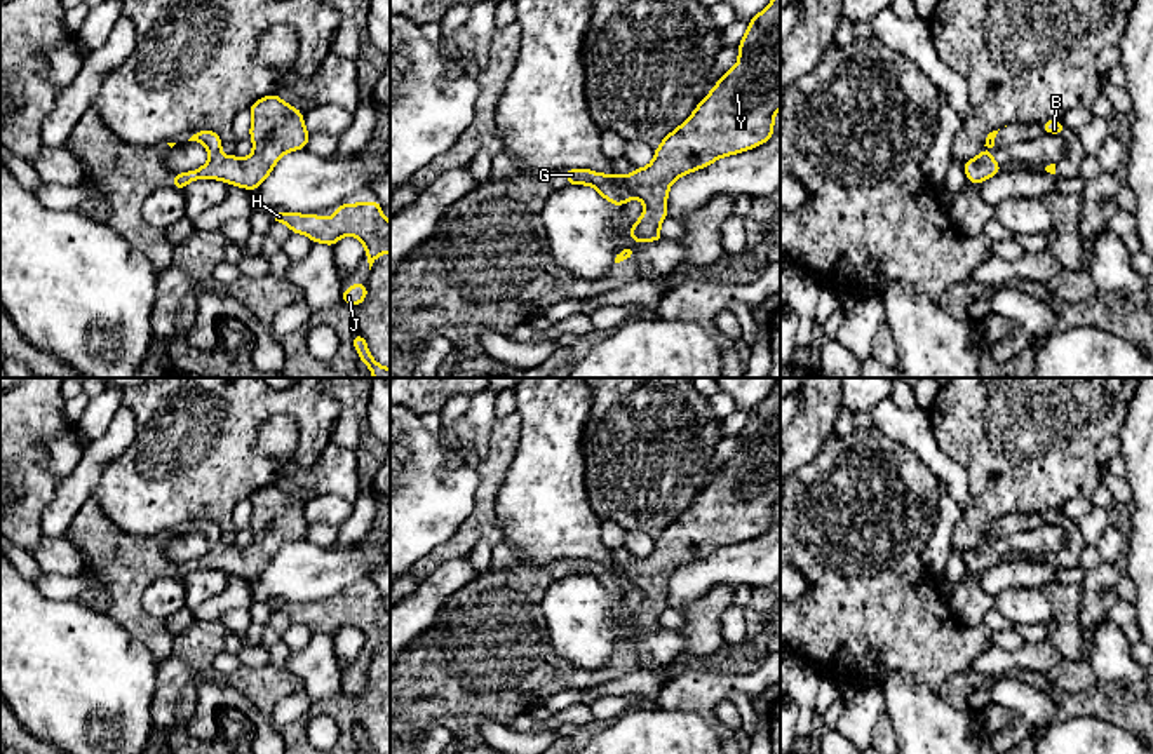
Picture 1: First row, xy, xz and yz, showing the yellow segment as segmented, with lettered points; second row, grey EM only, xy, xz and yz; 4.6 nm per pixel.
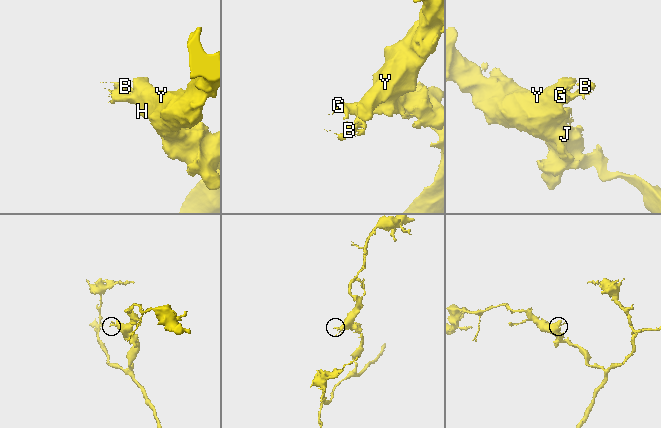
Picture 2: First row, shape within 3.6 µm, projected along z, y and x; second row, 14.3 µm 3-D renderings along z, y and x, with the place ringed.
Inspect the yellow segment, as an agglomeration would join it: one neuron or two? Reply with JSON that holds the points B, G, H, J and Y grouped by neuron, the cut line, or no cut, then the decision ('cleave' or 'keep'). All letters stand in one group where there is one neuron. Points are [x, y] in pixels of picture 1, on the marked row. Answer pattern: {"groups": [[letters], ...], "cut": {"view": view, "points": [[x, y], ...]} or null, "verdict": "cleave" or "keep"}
{"groups": [["B", "G", "H", "J", "Y"]], "cut": null, "verdict": "keep"}

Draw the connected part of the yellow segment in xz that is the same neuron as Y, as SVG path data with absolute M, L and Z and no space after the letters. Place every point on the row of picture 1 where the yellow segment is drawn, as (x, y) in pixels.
M780 0L749 19L749 30L738 44L738 63L730 68L714 89L698 103L695 111L655 150L653 160L629 176L599 174L590 169L566 169L568 185L589 185L613 205L625 205L637 197L644 212L629 228L634 242L662 240L658 226L667 218L667 195L671 185L691 171L707 167L726 155L737 155L773 138L775 111L780 108Z

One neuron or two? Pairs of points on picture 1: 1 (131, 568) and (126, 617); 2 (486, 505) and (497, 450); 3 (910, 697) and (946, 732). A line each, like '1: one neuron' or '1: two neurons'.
1: one neuron
2: one neuron
3: one neuron

